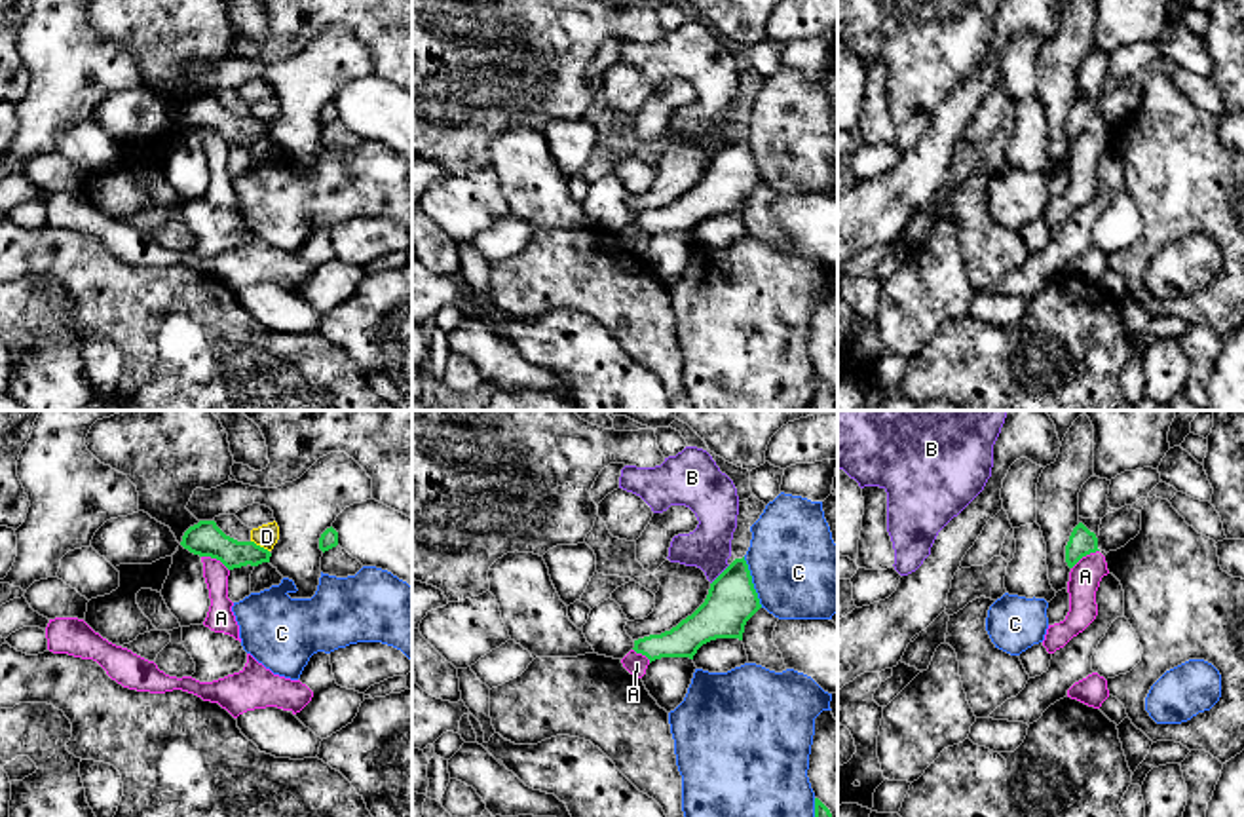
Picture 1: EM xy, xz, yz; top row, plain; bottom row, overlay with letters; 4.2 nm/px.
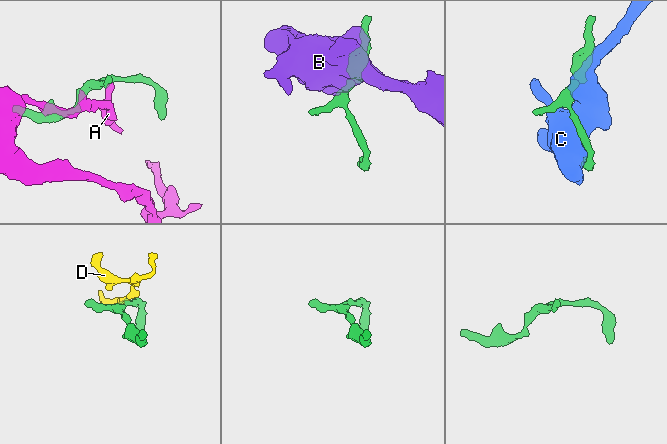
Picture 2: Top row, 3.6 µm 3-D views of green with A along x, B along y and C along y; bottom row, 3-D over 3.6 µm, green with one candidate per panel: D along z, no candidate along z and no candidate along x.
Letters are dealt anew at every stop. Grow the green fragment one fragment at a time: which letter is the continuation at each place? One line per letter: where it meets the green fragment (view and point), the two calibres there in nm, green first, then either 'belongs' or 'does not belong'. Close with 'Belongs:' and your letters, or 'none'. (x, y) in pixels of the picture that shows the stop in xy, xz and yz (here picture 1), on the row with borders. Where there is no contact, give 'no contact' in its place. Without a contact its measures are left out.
A: xy (215, 557) | 150/110 nm | does not belong
B: xz (720, 574) | 220/190 nm | does not belong
C: xz (751, 582) | 220/400 nm | does not belong
D: xy (259, 546) | 150/100 nm | does not belong
Belongs: none

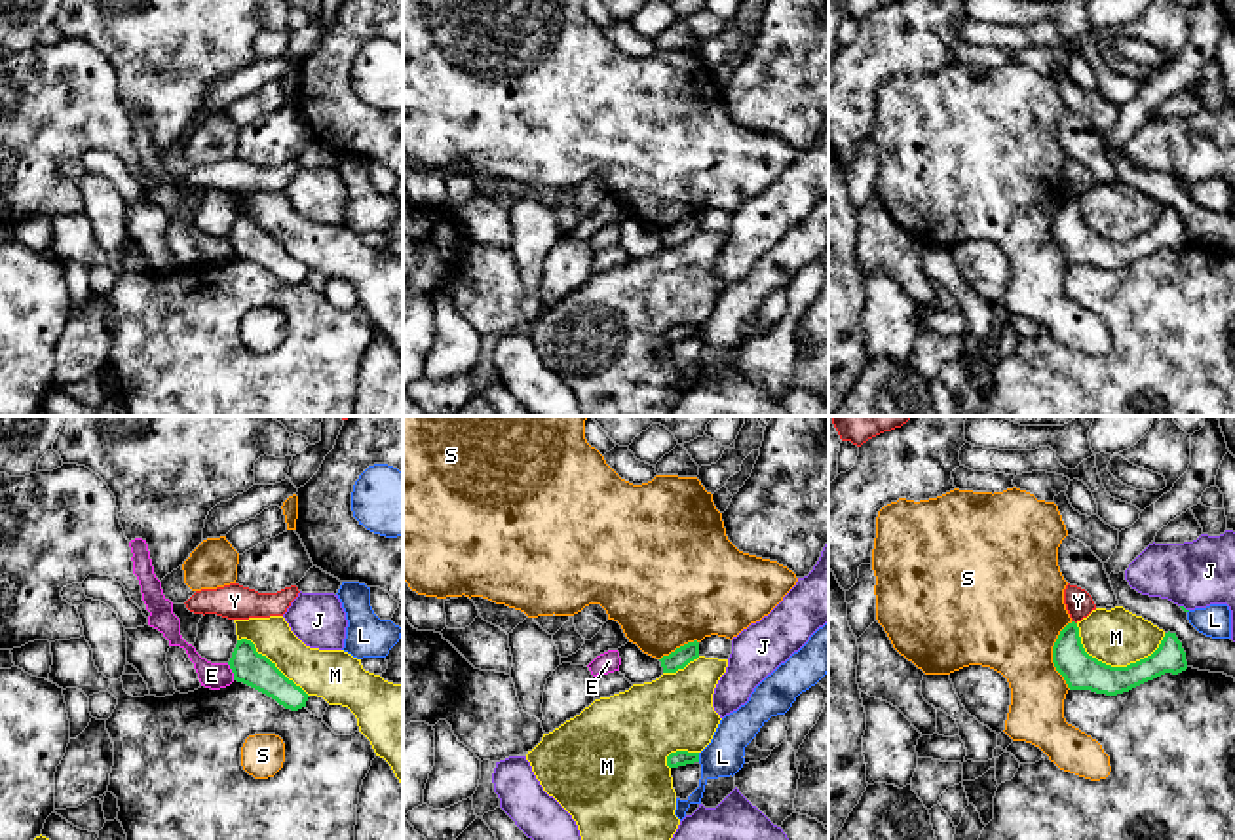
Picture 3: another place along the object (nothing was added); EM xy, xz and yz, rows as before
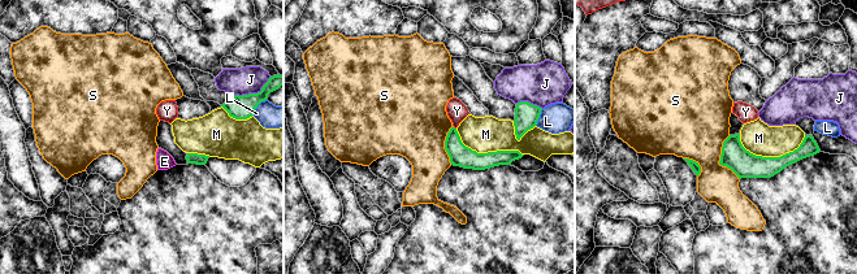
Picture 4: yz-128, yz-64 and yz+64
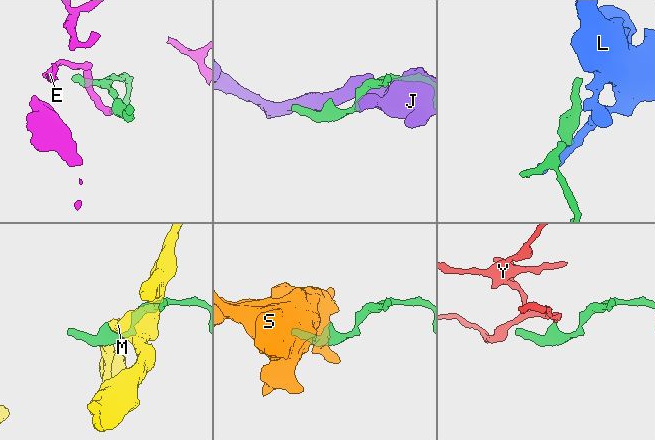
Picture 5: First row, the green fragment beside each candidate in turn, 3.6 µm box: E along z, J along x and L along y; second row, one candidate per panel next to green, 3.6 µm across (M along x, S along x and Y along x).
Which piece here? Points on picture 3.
E: xy (232, 671) | 140/110 nm | does not belong
J: yz (1182, 607) | 20/280 nm | does not belong
L: xz (698, 757) | 70/170 nm | does not belong
M: yz (1116, 668) | 160/240 nm | does not belong
S: yz (1053, 656) | 160/440 nm | does not belong
Y: yz (1074, 622) | 160/110 nm | does not belong
Belongs: none

